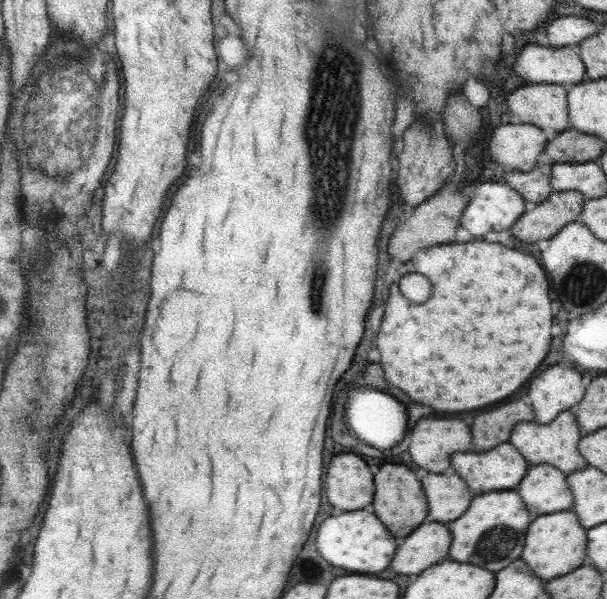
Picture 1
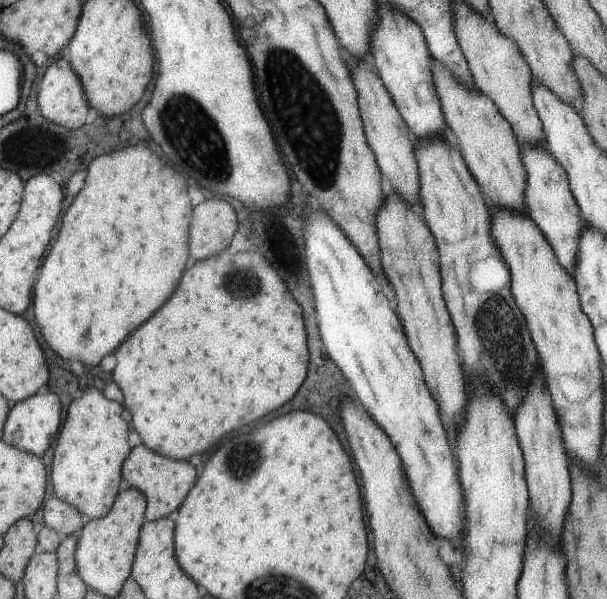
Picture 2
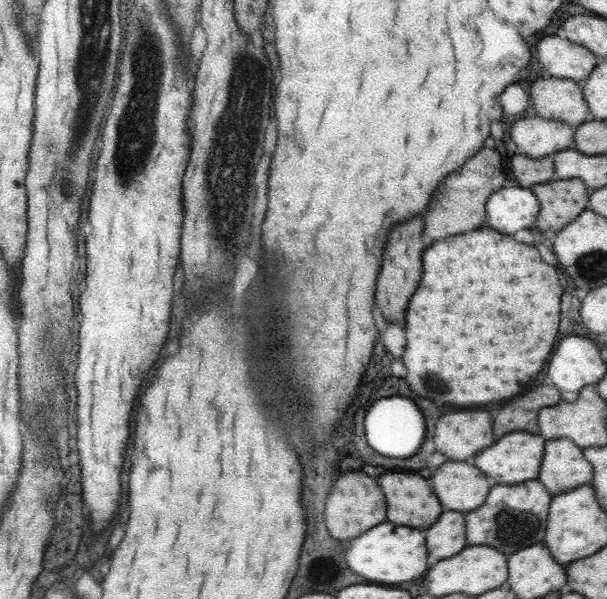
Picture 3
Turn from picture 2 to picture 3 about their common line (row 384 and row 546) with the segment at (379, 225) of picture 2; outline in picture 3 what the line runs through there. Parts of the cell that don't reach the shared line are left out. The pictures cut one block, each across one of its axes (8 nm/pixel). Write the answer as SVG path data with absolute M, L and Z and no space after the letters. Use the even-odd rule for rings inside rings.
M443 512L439 520L425 532L427 554L449 558L465 548L465 518L459 512Z

